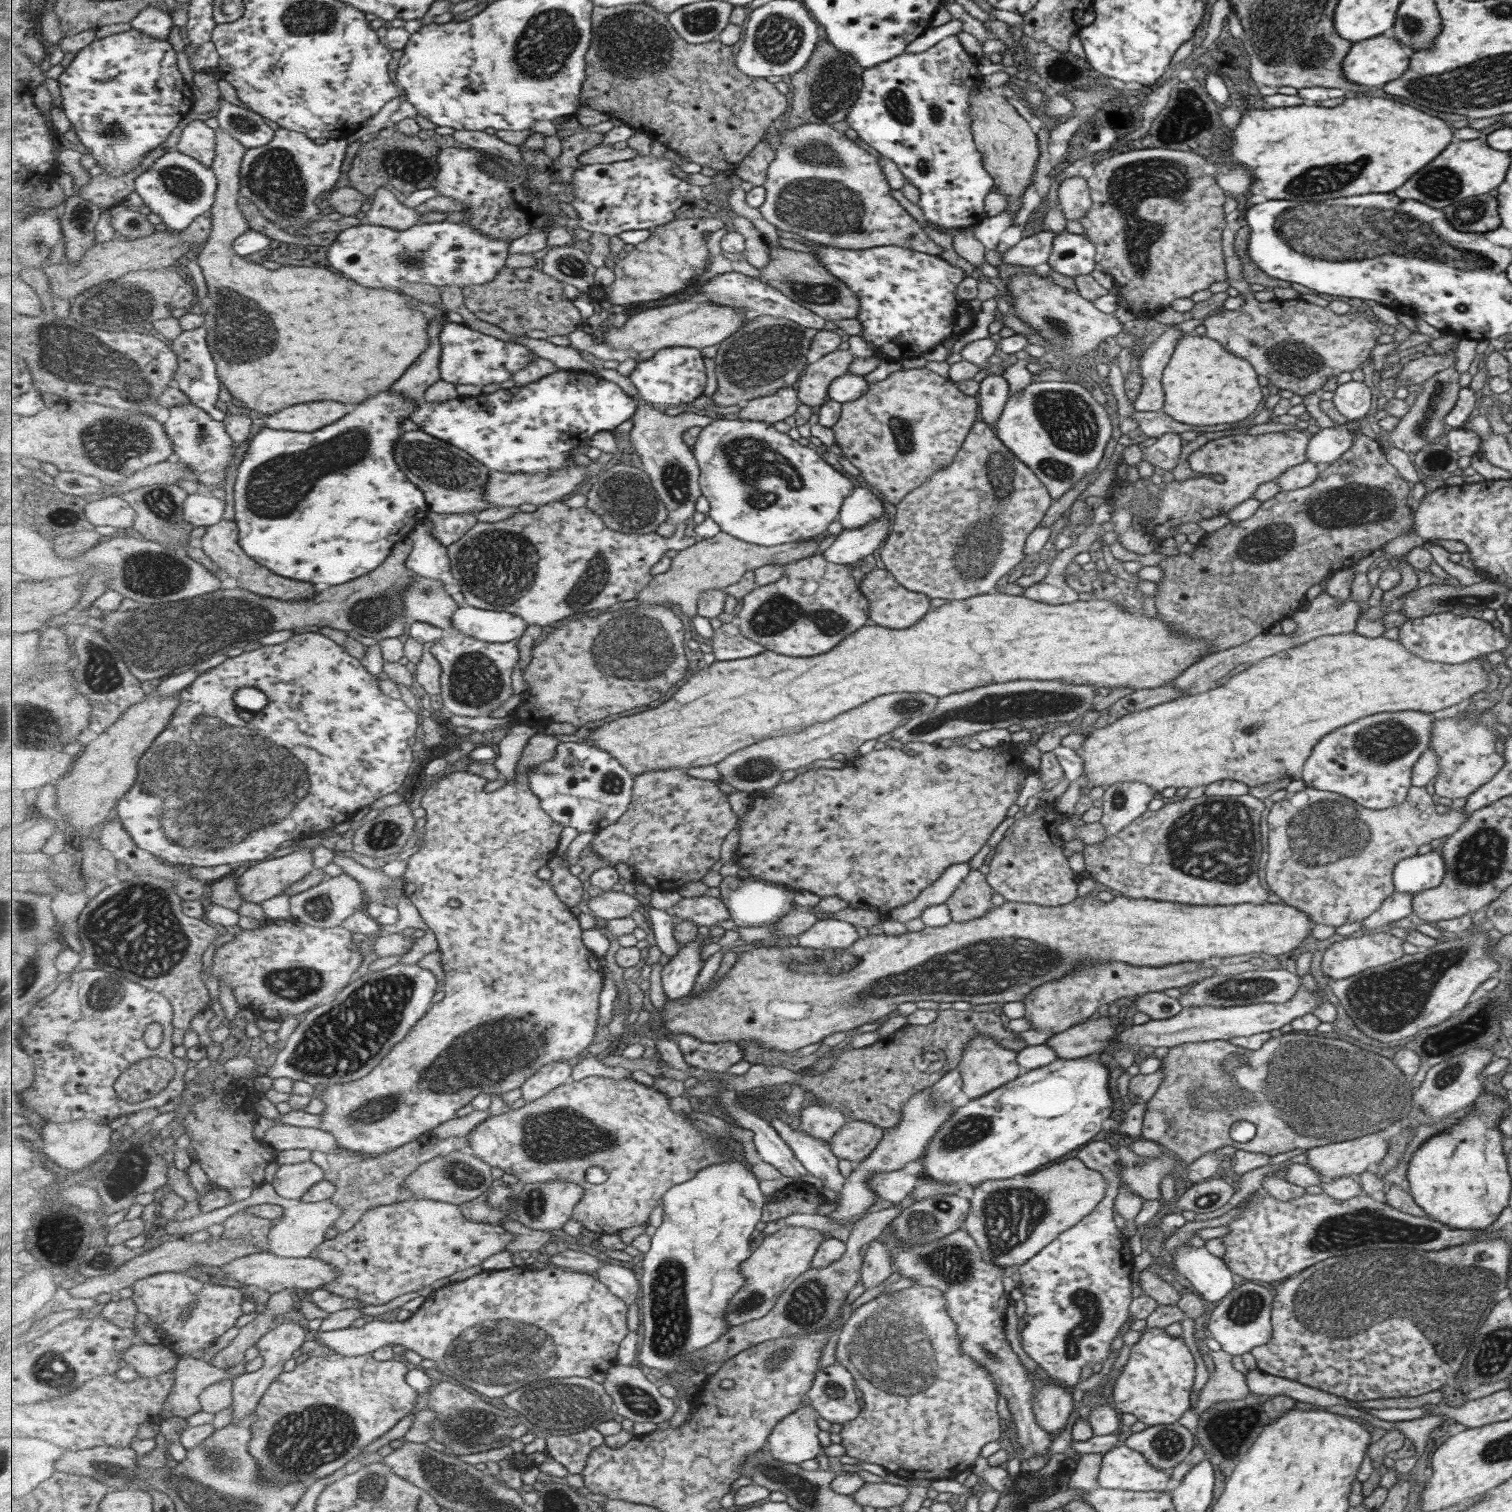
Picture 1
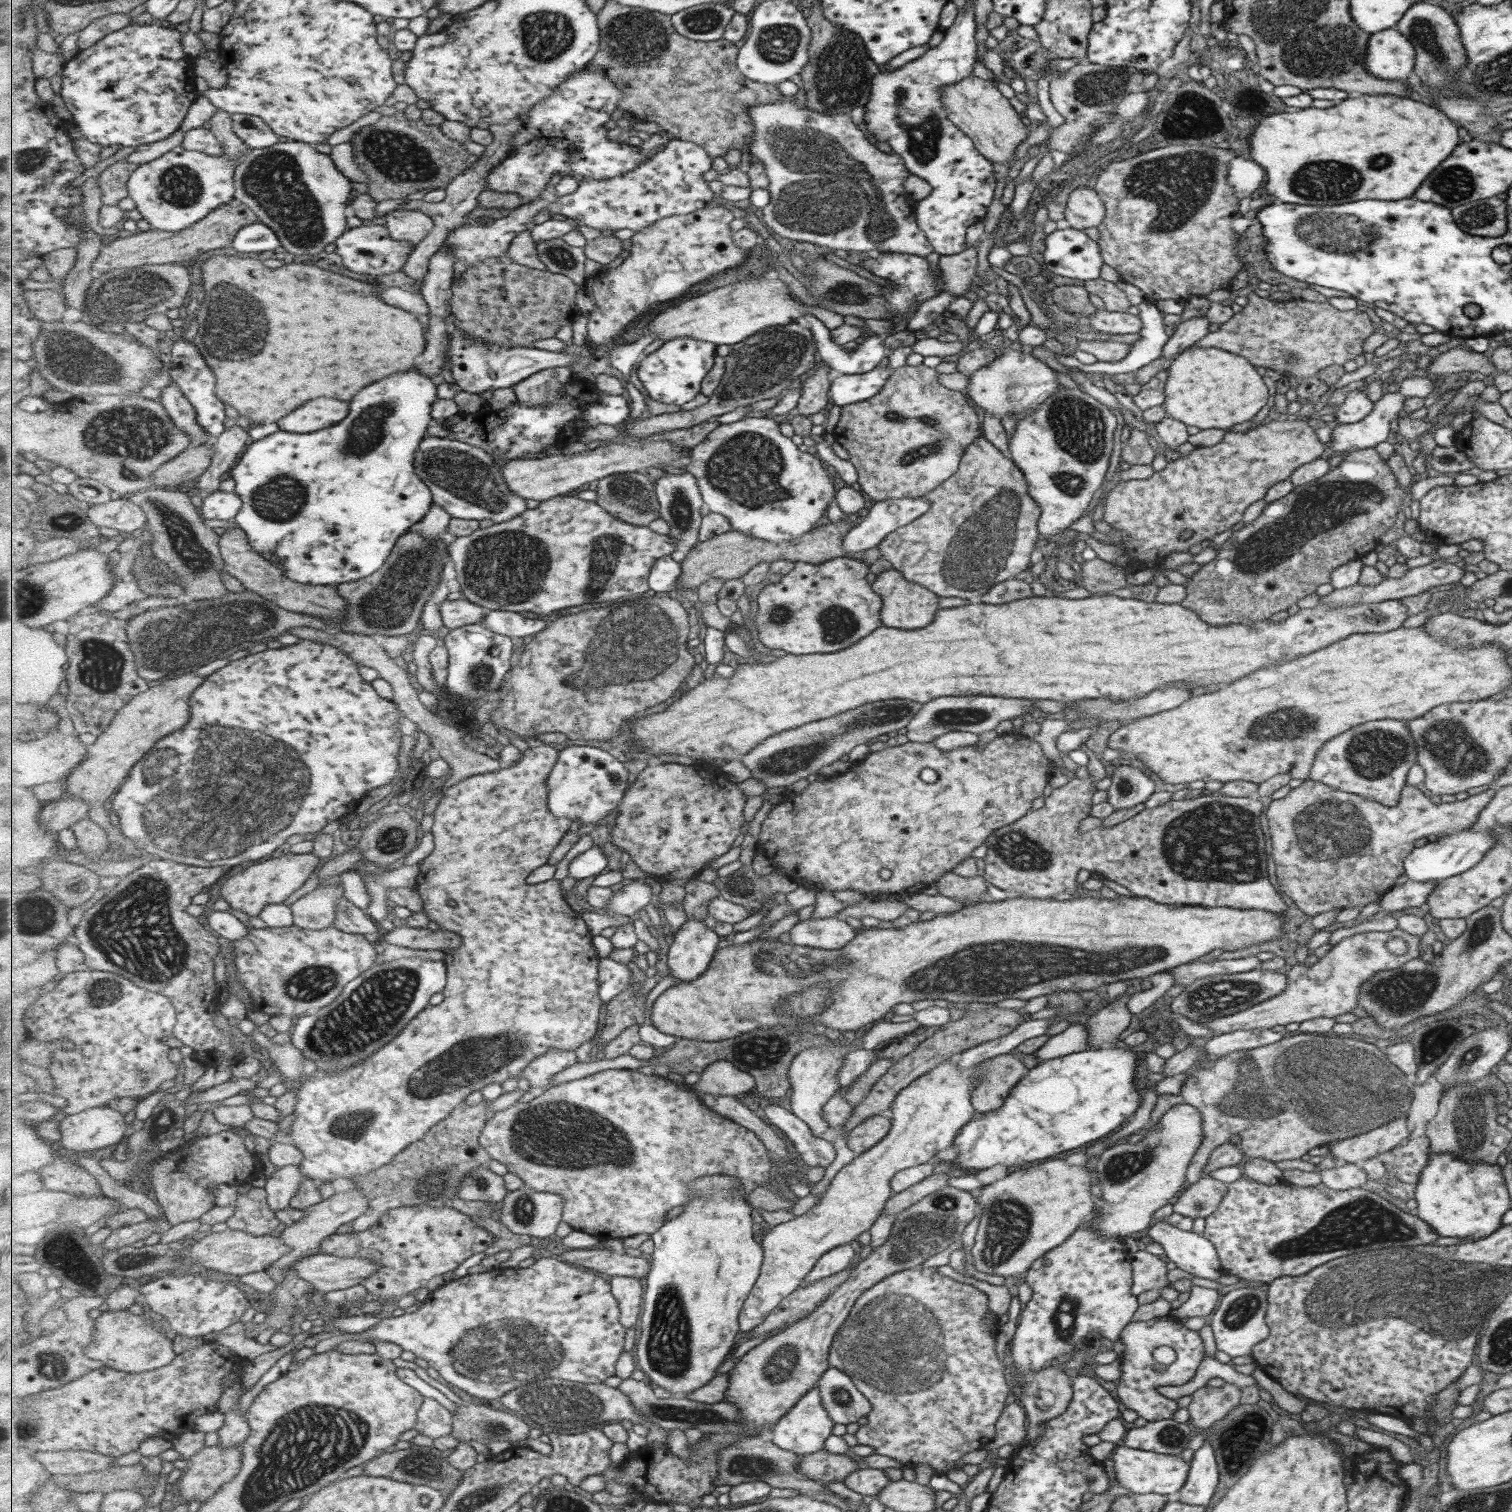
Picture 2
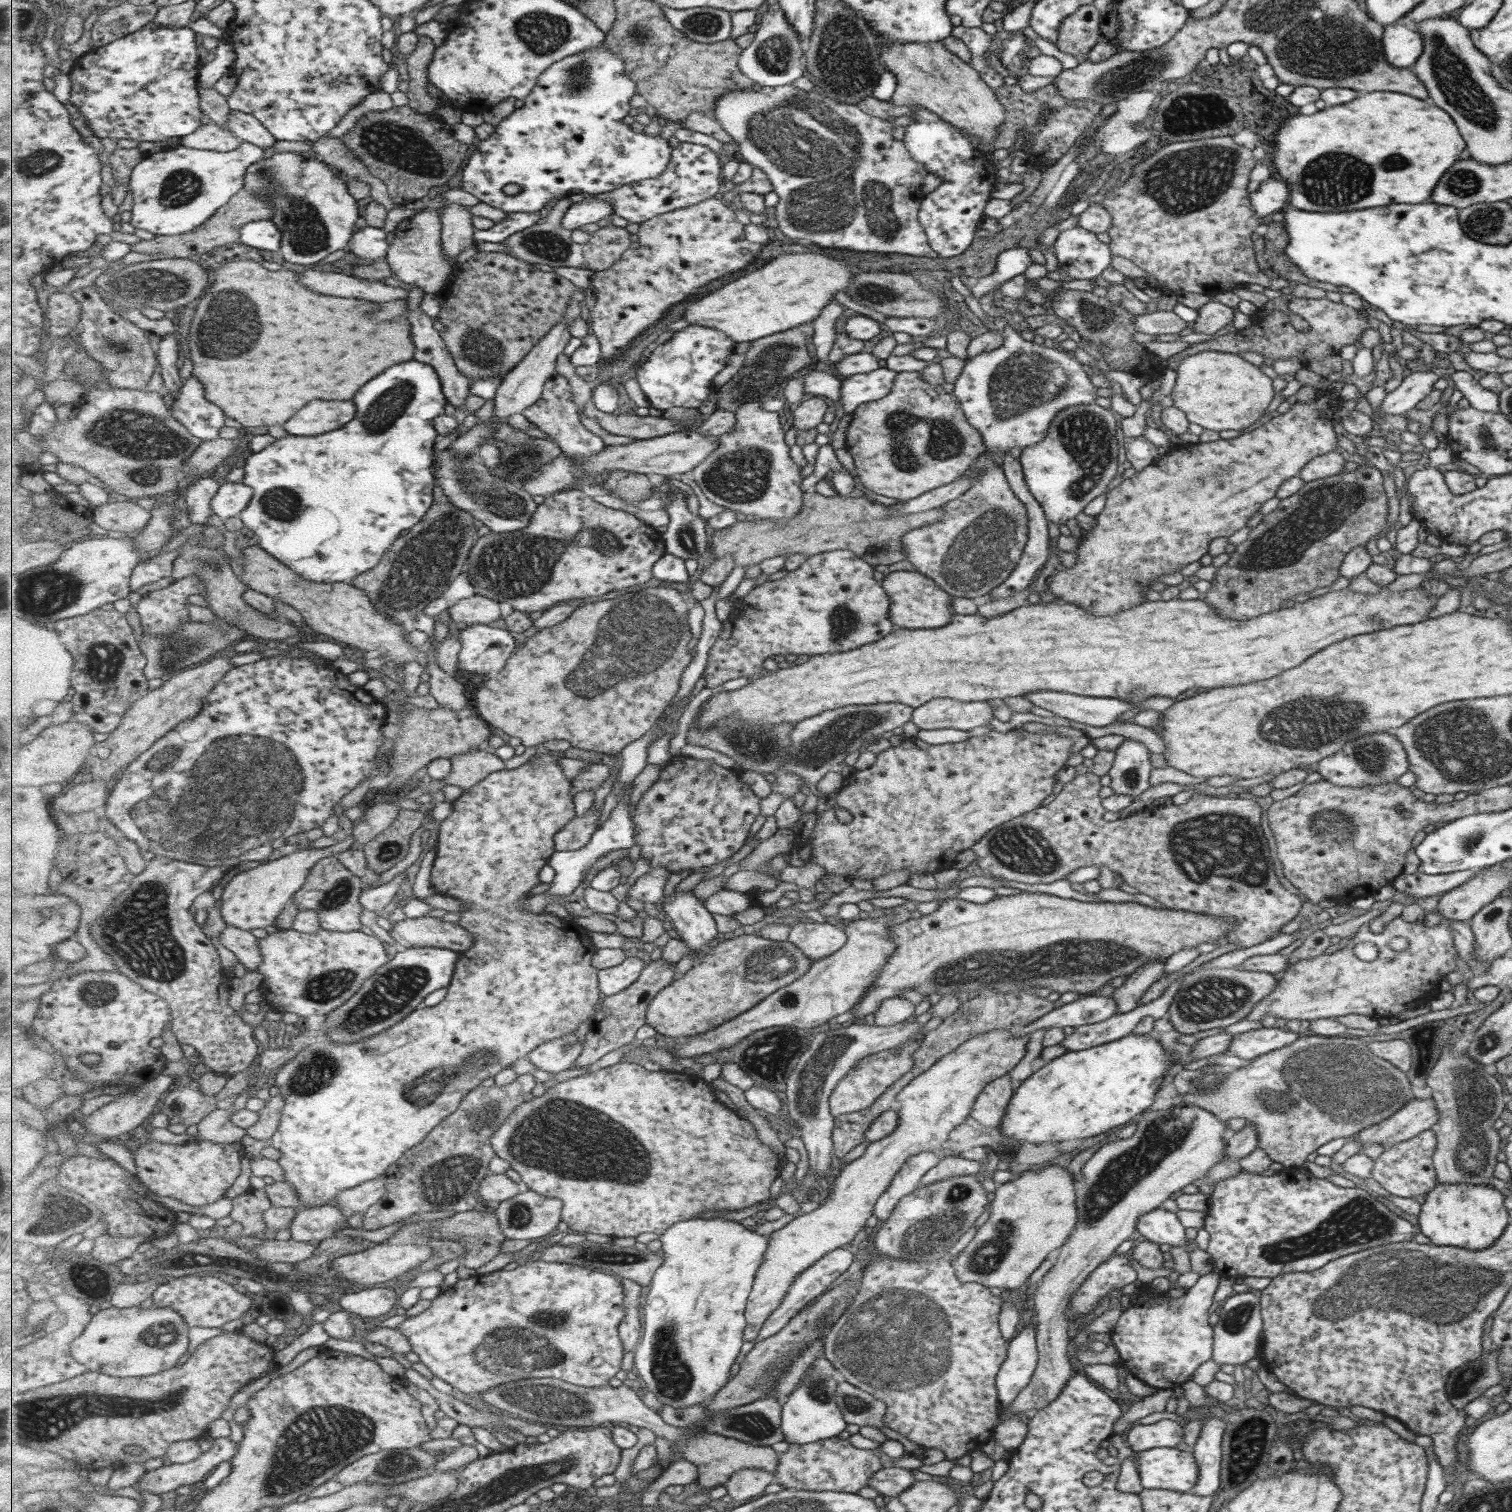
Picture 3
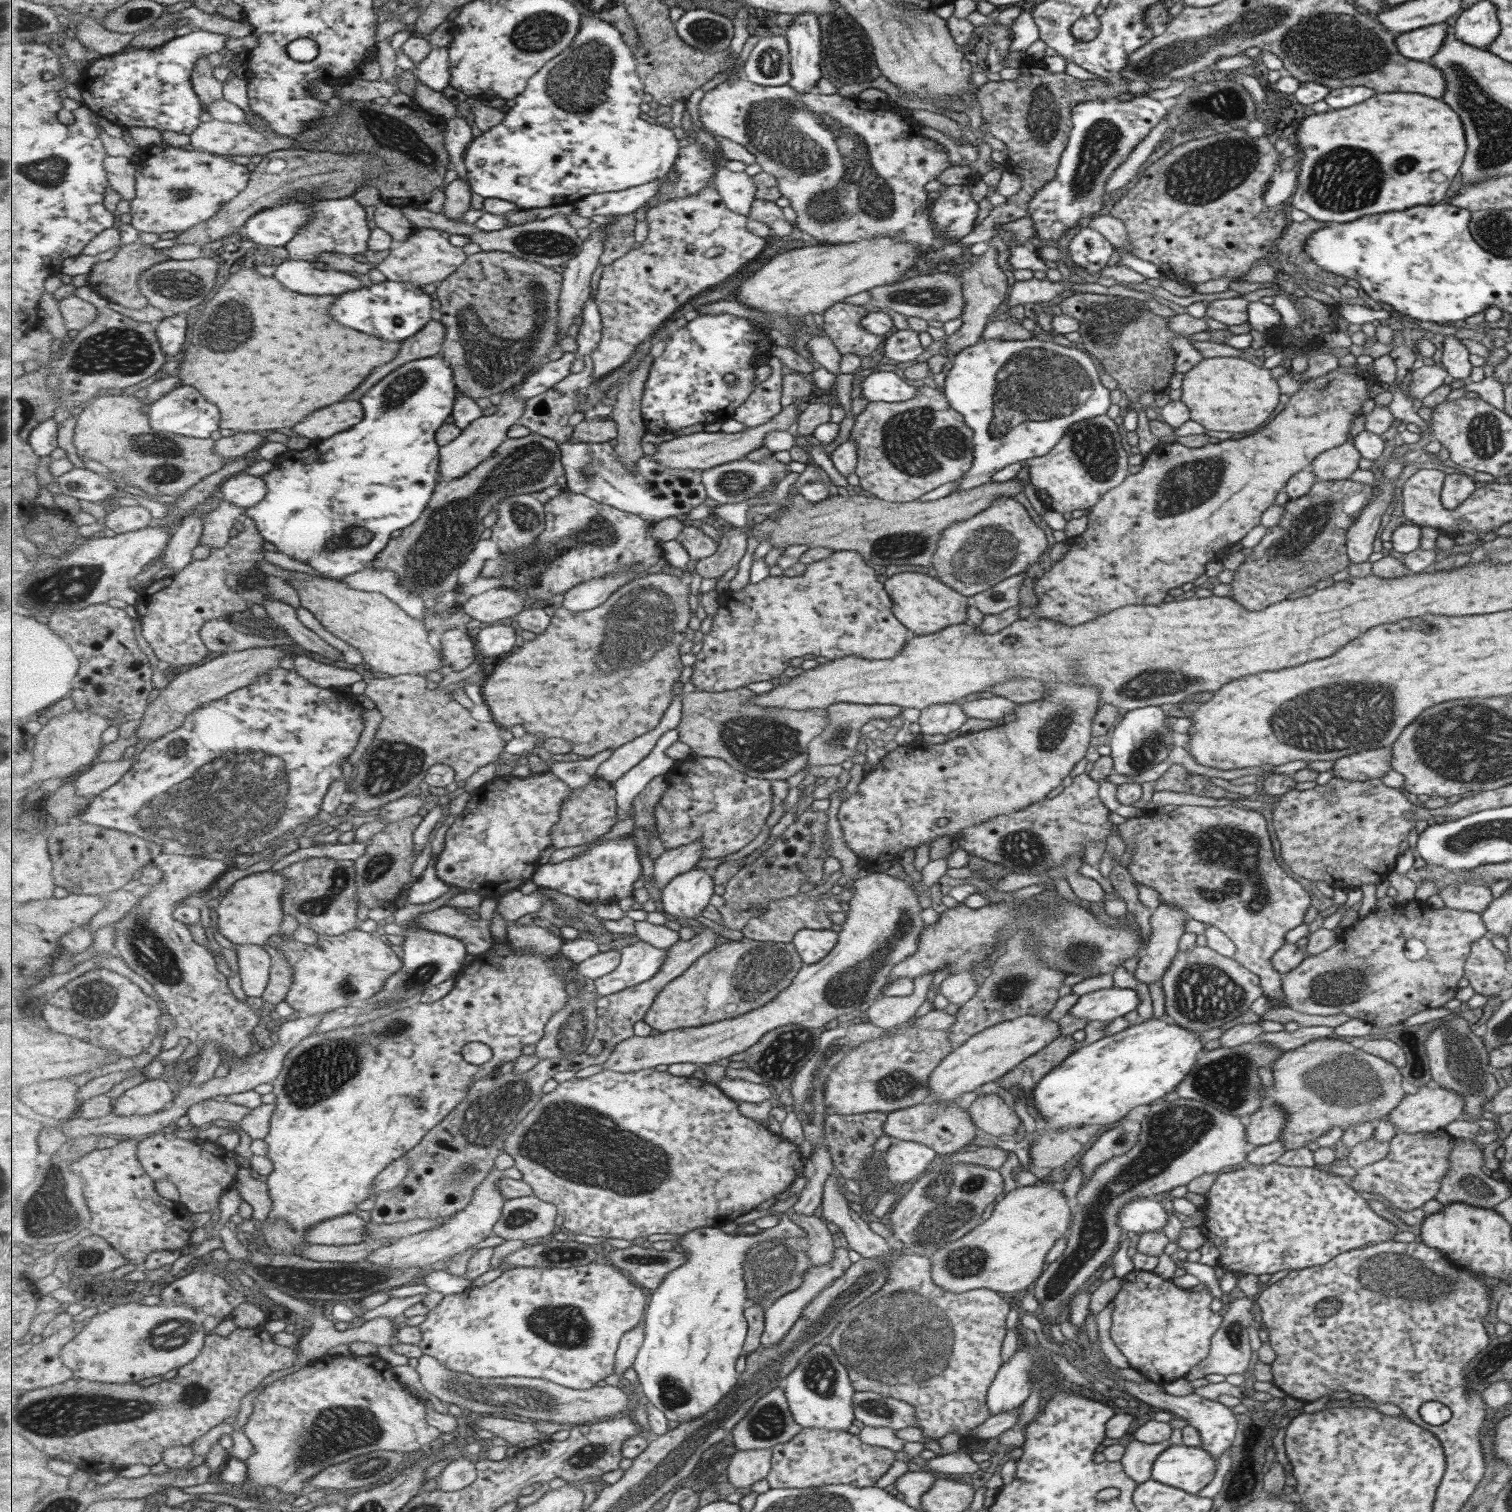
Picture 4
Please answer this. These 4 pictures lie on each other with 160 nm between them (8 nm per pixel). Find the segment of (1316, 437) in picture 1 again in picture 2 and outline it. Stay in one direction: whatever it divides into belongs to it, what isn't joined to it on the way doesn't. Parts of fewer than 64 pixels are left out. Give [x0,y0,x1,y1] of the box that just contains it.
[1327,392,1404,455]

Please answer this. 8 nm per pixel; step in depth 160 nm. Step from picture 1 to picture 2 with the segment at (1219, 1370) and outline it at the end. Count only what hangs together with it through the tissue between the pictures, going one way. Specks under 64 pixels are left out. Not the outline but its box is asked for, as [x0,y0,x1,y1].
[1186,1383,1241,1433]

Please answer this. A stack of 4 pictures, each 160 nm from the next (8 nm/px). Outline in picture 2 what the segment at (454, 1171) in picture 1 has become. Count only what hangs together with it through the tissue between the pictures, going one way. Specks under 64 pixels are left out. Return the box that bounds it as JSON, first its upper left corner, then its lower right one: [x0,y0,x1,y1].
[457,1166,511,1204]

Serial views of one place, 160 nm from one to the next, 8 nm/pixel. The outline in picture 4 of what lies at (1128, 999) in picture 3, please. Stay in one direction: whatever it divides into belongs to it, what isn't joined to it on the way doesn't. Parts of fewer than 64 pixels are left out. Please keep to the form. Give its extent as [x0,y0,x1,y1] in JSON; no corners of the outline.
[1133,905,1189,985]

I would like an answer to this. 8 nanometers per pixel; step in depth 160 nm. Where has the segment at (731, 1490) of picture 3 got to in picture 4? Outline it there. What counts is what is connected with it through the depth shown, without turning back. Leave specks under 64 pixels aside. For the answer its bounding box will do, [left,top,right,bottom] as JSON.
[727,1449,770,1488]

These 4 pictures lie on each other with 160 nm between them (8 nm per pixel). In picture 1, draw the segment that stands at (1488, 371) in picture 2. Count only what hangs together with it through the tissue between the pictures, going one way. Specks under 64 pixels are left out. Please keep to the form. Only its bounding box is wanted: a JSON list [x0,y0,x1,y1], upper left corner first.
[1394,346,1454,389]

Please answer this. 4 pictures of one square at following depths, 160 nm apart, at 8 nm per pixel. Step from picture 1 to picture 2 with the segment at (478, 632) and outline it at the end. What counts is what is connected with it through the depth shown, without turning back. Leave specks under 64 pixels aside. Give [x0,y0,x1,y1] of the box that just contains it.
[481,611,551,640]

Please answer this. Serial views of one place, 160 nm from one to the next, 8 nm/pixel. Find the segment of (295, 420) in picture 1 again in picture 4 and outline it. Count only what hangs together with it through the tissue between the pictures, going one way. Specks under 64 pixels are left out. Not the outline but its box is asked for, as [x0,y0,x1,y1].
[295,400,364,442]

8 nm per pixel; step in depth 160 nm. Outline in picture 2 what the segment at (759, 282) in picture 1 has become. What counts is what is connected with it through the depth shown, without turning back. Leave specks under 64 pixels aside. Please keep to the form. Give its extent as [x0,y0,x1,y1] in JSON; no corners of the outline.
[803,314,887,375]

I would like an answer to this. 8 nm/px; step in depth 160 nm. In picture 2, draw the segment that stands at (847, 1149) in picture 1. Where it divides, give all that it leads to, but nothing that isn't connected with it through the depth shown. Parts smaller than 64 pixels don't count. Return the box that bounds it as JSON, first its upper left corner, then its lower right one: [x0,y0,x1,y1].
[846,1113,891,1155]

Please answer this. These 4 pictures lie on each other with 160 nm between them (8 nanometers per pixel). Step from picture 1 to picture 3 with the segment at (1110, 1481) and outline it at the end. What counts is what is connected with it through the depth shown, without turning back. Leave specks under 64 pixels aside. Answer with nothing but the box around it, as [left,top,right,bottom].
[1132,1448,1197,1493]

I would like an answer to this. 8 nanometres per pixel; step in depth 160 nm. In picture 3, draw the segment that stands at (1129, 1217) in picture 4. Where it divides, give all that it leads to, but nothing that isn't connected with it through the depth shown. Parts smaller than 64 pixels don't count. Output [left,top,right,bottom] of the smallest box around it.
[1135,1206,1188,1250]

